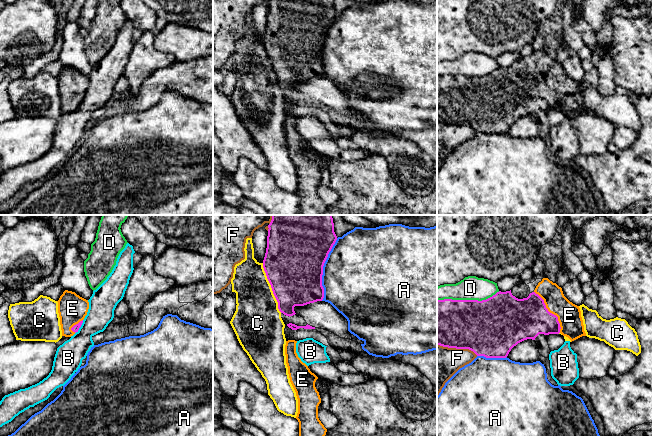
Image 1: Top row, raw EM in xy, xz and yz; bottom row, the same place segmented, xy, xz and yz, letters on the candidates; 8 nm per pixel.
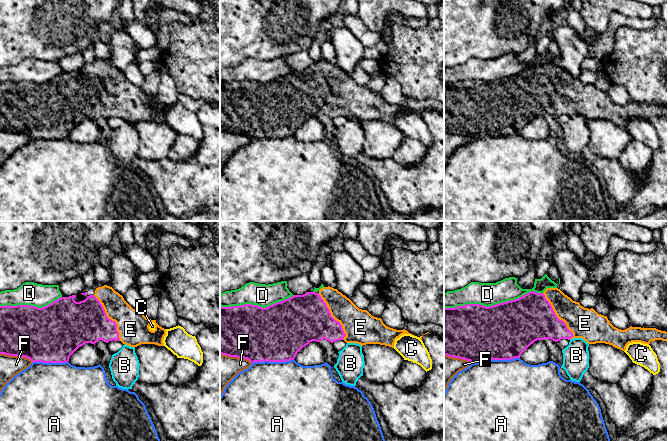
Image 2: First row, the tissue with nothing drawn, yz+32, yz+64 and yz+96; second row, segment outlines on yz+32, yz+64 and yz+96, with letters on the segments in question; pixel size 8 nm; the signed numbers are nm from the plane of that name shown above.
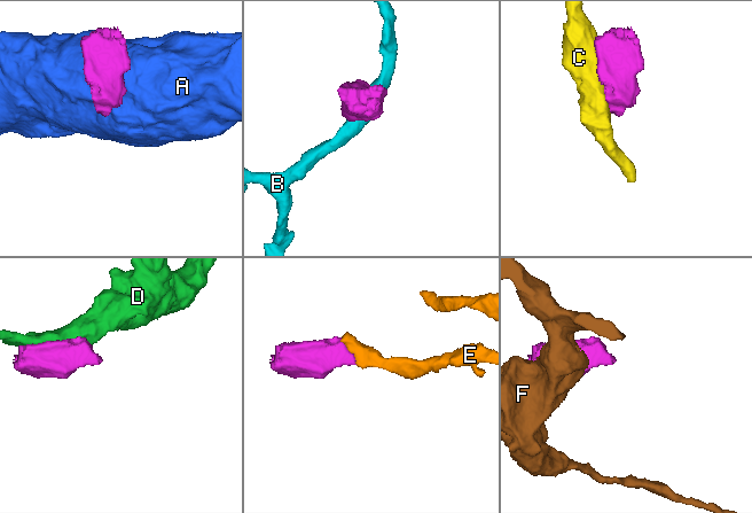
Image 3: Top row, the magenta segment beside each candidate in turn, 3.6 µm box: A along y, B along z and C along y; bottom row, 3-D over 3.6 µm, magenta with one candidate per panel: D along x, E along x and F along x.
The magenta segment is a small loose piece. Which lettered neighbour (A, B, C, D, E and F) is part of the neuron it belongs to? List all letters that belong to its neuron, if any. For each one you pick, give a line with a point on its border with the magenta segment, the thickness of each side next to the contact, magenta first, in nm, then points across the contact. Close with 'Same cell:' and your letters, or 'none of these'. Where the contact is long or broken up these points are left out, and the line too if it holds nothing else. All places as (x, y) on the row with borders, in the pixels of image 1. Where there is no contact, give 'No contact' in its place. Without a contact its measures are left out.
E: Touches magenta at yz (551, 313). Thickness 340 nm (magenta) against 190 nm
Same cell: E

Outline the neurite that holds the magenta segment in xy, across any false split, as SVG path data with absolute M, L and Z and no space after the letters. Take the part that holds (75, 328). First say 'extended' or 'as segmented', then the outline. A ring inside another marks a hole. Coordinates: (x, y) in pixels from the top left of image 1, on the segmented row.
extended | M68 290L63 292L57 302L62 336L71 337L81 327L89 309L89 302Z

